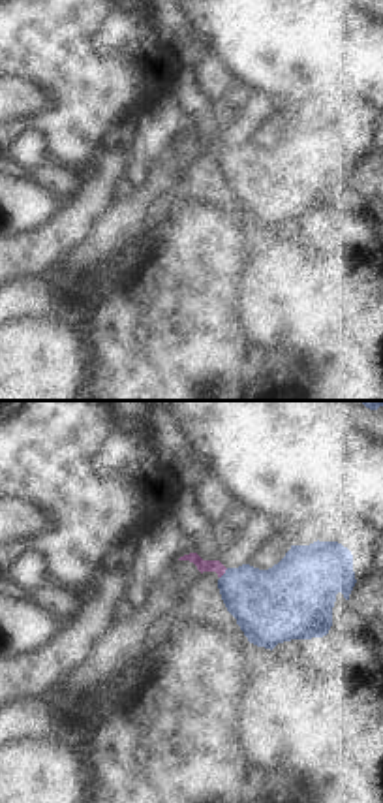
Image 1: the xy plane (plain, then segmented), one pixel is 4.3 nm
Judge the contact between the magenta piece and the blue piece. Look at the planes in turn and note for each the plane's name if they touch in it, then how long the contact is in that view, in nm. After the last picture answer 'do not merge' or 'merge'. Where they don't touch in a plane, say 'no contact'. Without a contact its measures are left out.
contact in xy; length 60 nm

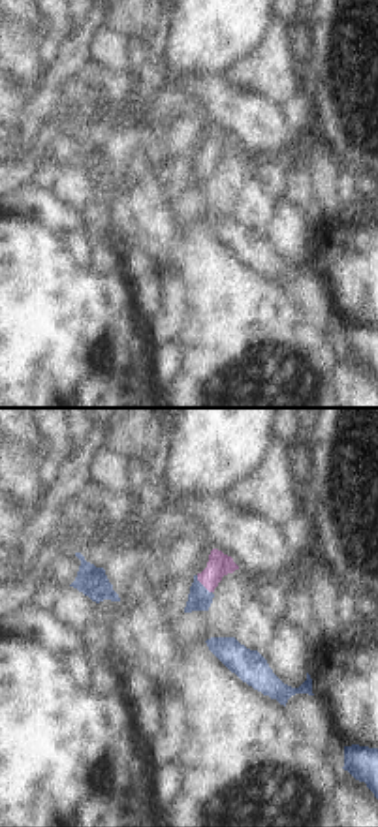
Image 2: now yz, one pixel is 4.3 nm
contact in yz; length 100 nm

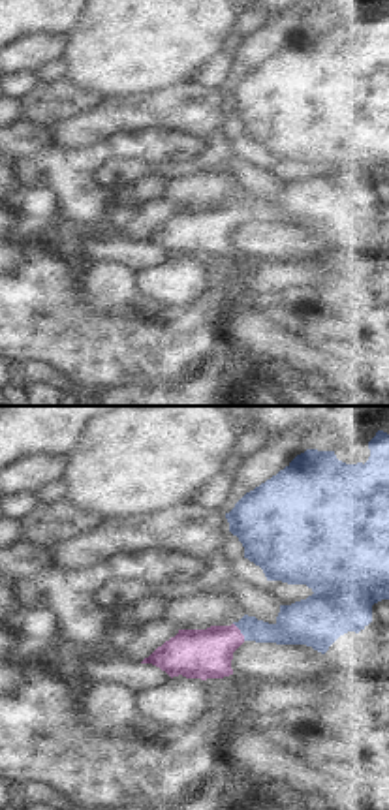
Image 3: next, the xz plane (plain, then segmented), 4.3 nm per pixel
contact in xz; length 90 nm

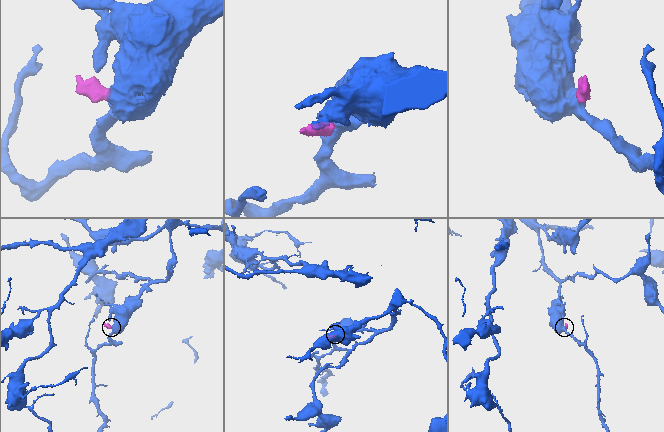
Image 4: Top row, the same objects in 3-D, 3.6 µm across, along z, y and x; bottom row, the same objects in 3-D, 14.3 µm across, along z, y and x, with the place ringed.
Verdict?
merge

